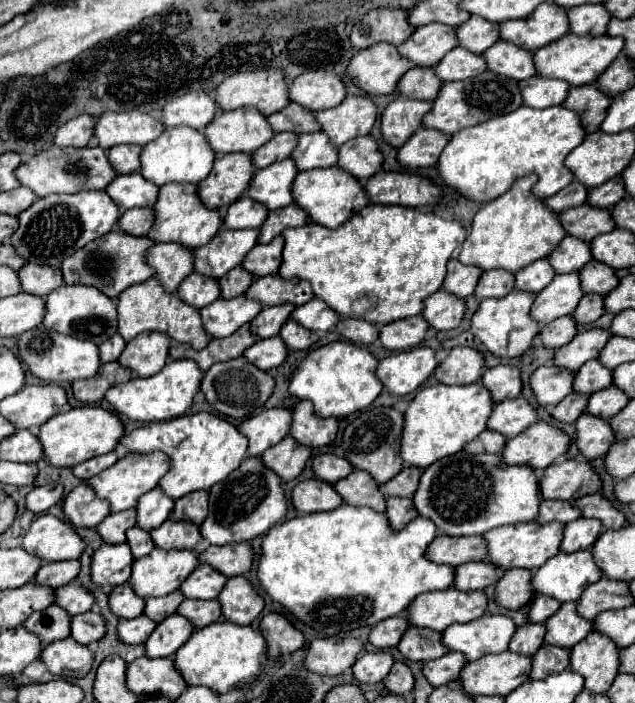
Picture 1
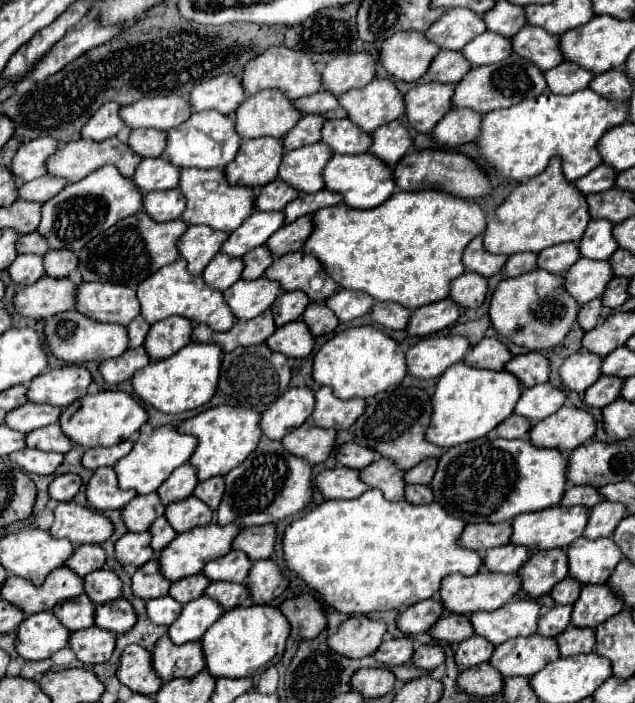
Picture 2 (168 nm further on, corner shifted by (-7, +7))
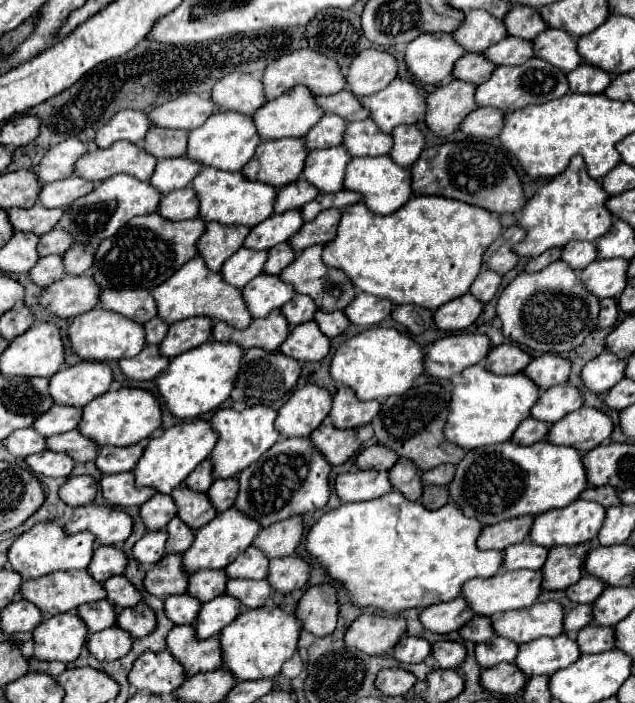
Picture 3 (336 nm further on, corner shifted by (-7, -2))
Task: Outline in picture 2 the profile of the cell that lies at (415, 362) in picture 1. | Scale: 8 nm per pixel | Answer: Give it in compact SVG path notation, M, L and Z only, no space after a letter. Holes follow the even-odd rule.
M426 336L406 352L408 372L416 378L438 378L470 350L466 336Z

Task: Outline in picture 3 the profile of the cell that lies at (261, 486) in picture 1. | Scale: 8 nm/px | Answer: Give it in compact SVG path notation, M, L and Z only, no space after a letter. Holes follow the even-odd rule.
M306 437L280 439L256 463L246 467L238 475L240 489L238 497L234 499L234 509L258 521L262 527L268 527L294 515L304 515L322 509L330 497L328 475L330 465L308 443Z

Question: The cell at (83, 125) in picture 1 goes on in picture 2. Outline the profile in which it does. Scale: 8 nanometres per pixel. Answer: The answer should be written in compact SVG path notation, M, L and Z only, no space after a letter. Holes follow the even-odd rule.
M108 102L108 104L100 106L100 110L82 128L82 138L106 140L106 138L116 136L124 128L124 122L118 112L120 112L120 104L116 104L116 102Z

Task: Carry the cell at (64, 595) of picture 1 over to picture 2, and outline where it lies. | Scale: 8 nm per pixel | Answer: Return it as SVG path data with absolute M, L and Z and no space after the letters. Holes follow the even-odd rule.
M96 570L84 576L84 590L90 600L100 606L122 596L122 580L112 570Z

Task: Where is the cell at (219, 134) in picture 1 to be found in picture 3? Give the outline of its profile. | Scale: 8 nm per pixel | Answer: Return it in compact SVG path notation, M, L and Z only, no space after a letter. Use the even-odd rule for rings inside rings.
M298 85L282 93L280 97L266 101L254 115L252 121L262 141L296 137L302 139L324 115L314 105L314 95Z

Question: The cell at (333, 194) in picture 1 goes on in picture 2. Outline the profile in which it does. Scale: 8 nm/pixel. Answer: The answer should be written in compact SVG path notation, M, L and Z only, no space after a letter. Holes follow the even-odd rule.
M370 152L352 154L352 156L334 154L330 158L330 162L326 164L326 168L324 168L324 182L326 182L328 190L342 194L344 196L344 204L348 204L352 208L374 208L374 206L380 206L396 190L396 184L392 182L392 168L386 166L386 162L382 162L380 158L376 158Z

